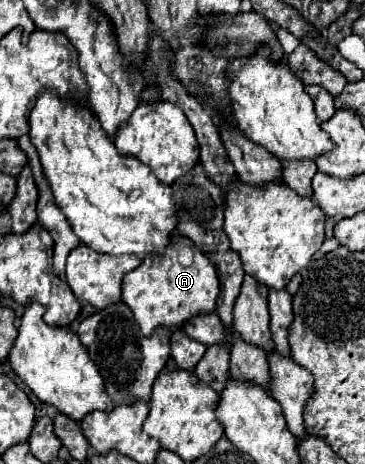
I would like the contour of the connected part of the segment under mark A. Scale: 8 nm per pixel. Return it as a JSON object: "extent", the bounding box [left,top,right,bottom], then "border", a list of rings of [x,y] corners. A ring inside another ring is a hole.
{"extent":[123,234,219,336],"border":[[[179,234],[173,236],[165,256],[145,256],[143,264],[123,278],[123,302],[131,308],[145,336],[151,336],[157,326],[181,330],[191,318],[215,312],[217,296],[219,280],[215,266],[191,244],[191,240]]]}

